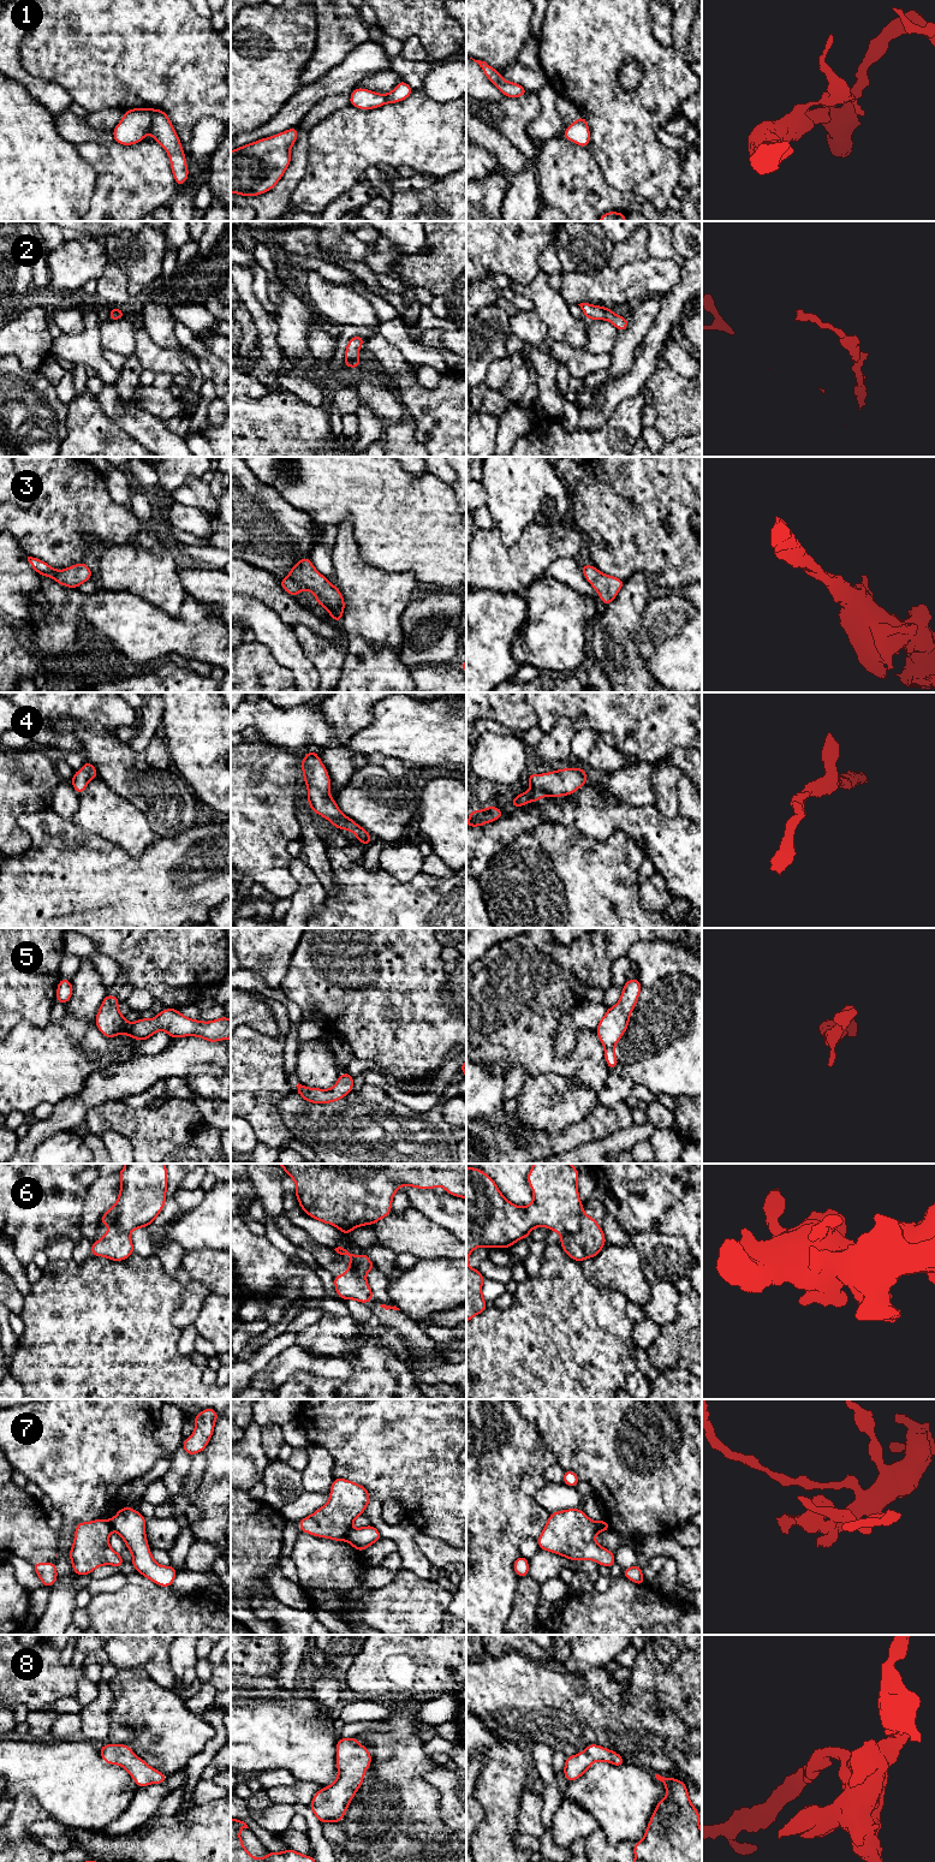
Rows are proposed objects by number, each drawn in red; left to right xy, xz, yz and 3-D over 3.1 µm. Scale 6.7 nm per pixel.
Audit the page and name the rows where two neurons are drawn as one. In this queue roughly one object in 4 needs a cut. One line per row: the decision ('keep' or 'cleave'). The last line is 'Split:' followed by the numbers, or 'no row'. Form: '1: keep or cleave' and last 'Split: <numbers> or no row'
1: keep
2: keep
3: keep
4: keep
5: keep
6: cleave
7: cleave
8: keep
Split: 6, 7

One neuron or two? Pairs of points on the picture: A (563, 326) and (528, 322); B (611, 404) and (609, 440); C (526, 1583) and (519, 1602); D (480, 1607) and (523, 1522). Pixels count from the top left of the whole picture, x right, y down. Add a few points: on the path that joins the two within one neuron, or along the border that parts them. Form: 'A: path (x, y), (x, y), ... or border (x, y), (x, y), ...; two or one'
A: border (531, 310), (546, 326), (549, 339); two
B: border (624, 399), (602, 427), (587, 430); two
C: path (526, 1588), (524, 1598); one
D: path (480, 1586), (490, 1556), (501, 1544); one

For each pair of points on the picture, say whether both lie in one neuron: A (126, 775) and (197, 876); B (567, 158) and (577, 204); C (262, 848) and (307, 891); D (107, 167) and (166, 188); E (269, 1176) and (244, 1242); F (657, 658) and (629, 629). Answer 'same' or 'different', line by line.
A: different
B: same
C: different
D: same
E: different
F: different

